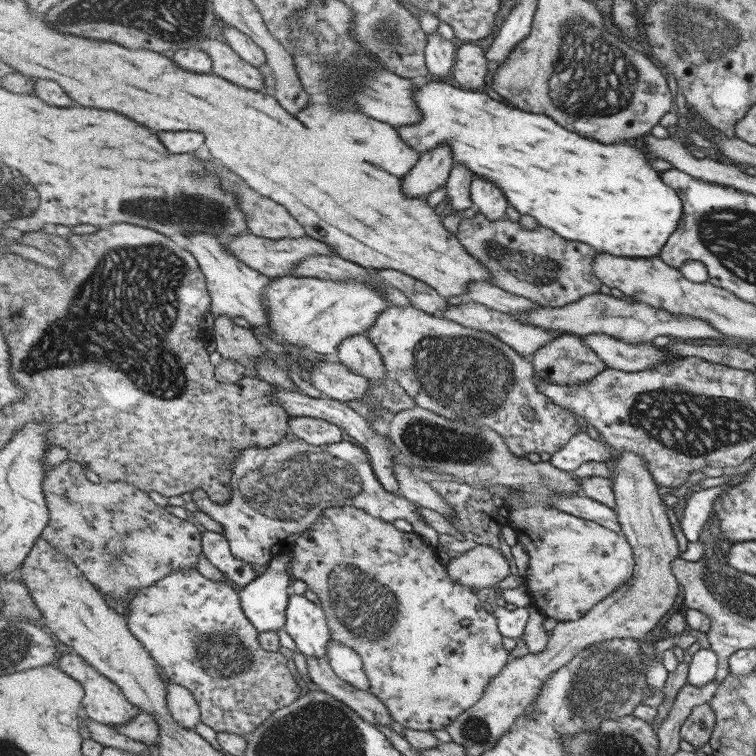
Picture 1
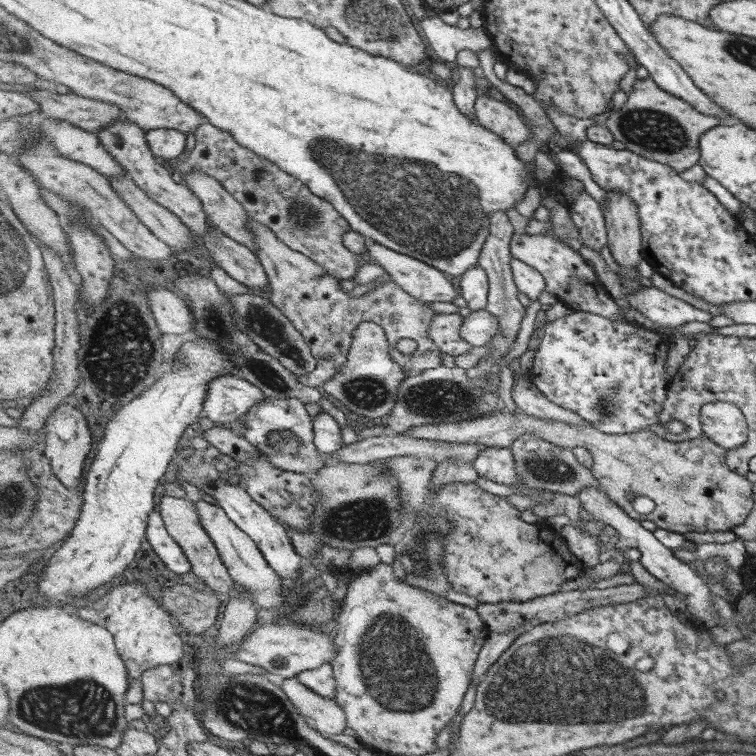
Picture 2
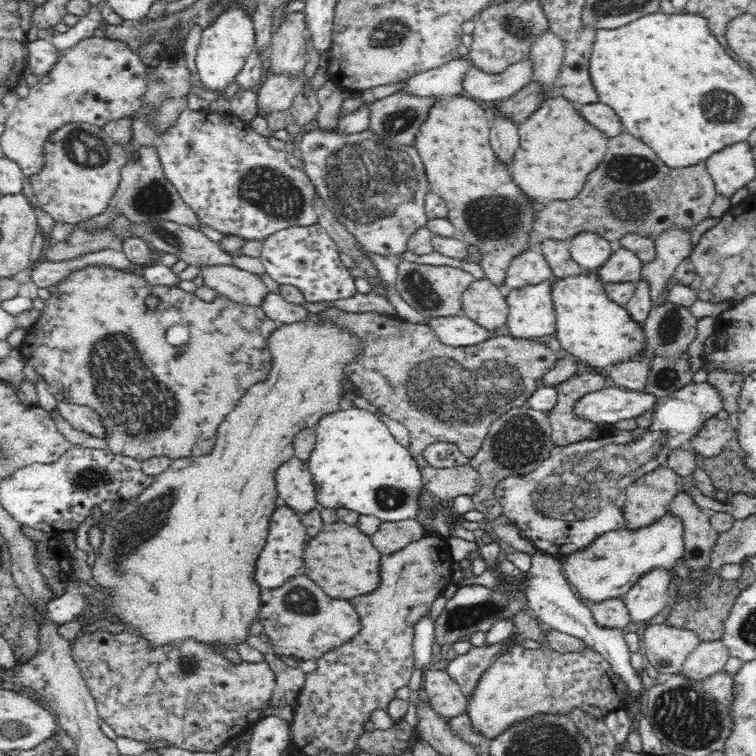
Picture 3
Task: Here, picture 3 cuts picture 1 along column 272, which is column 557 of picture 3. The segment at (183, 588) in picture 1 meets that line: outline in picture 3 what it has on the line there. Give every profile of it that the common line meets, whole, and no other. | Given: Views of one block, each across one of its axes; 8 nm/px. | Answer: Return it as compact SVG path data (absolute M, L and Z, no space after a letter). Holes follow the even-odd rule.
M511 644L500 656L496 656L488 669L482 674L476 690L467 703L467 712L478 731L486 737L493 739L502 734L513 724L542 715L568 716L574 708L602 720L612 711L623 708L625 700L631 694L626 680L618 675L610 665L609 660L601 655L596 649L586 645L576 652L556 653L543 648L541 650L529 650Z

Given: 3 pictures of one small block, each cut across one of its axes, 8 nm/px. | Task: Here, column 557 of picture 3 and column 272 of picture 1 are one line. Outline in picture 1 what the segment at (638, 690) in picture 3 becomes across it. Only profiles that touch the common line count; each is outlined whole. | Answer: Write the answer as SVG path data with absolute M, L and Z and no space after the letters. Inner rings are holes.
M293 552L290 556L286 554L273 558L265 573L259 575L253 583L242 587L239 591L243 610L245 610L247 618L255 623L255 628L258 628L259 632L277 631L280 628L285 628L286 612L289 606L289 598L292 595L291 578L289 578L289 572L287 572L287 564L291 563L293 559Z

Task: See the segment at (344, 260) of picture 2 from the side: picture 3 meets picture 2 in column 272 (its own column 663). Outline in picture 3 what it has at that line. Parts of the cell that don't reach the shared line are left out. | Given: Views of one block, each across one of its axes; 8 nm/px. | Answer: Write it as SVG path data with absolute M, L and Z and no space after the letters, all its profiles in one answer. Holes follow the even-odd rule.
M623 130L618 136L609 138L603 159L587 176L584 186L574 198L548 200L543 204L537 213L538 220L530 234L530 242L532 242L532 248L537 248L538 242L545 238L564 240L579 232L590 231L617 244L626 233L641 233L655 238L659 232L672 225L690 228L690 232L692 232L696 225L708 216L710 205L716 195L716 183L714 183L713 176L710 175L706 161L672 168L662 162L647 144Z

